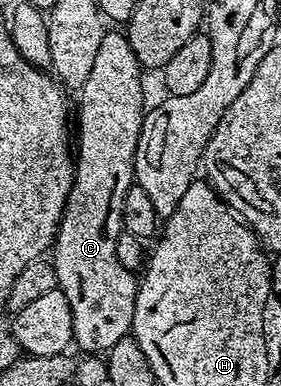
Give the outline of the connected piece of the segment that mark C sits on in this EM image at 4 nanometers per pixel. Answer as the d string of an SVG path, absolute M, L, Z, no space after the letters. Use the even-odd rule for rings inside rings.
M108 31L101 40L92 71L76 97L78 121L76 117L74 182L52 246L52 260L58 276L58 288L68 299L68 307L72 307L73 344L79 345L82 351L90 355L105 354L114 346L116 339L124 339L131 332L134 323L139 278L135 271L120 265L116 245L117 237L123 232L124 195L136 181L134 156L144 116L142 76L144 70L136 59L136 51L132 51L132 43L126 38L125 32Z

